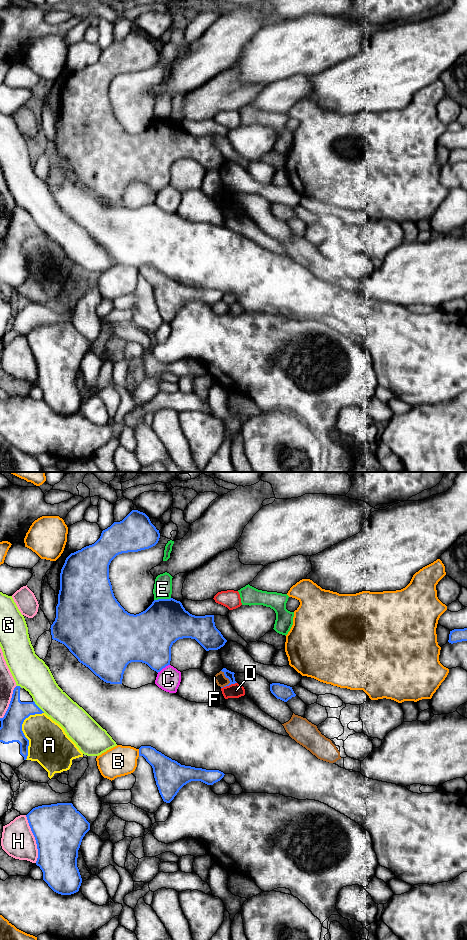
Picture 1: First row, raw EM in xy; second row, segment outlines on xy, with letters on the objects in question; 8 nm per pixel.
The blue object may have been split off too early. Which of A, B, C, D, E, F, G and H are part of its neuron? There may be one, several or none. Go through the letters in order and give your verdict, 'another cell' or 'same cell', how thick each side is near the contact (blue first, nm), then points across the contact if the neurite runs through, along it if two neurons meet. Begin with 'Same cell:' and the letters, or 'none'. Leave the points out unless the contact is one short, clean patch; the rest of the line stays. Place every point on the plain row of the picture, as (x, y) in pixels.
Same cell: none
A: another cell | 180/320 nm
B: another cell | 200/240 nm
C: another cell | 360/190 nm
D: another cell | 70/120 nm
E: another cell | 360/140 nm
F: another cell | 70/90 nm | along xy (221, 190), (229, 201), (222, 207)
G: another cell | 170/260 nm
H: another cell | 400/260 nm

